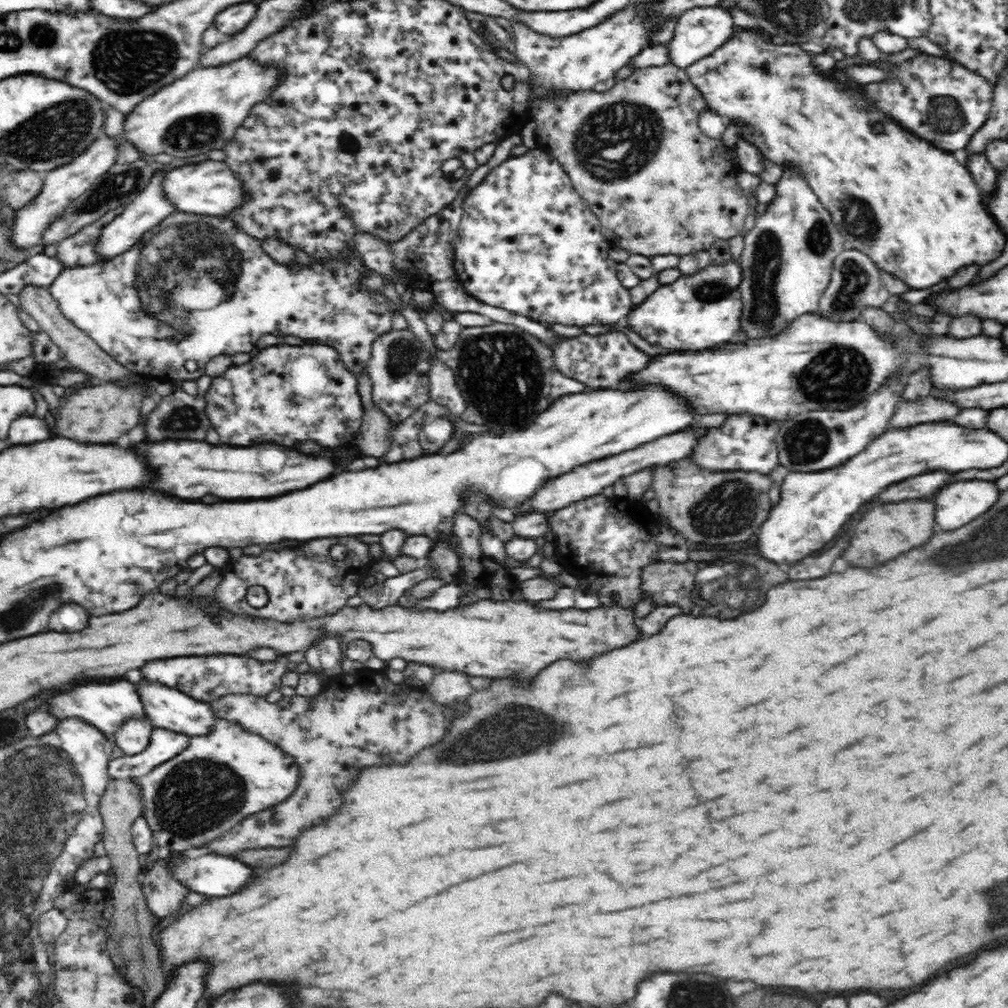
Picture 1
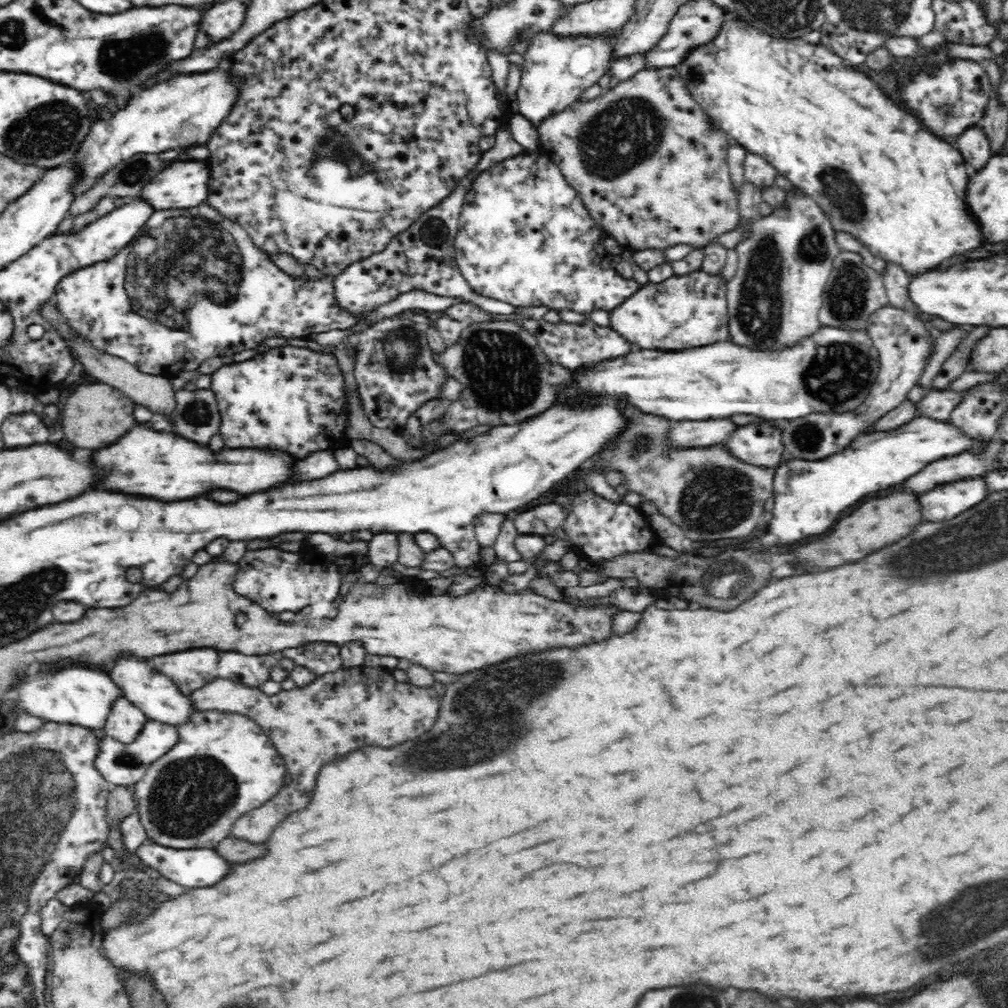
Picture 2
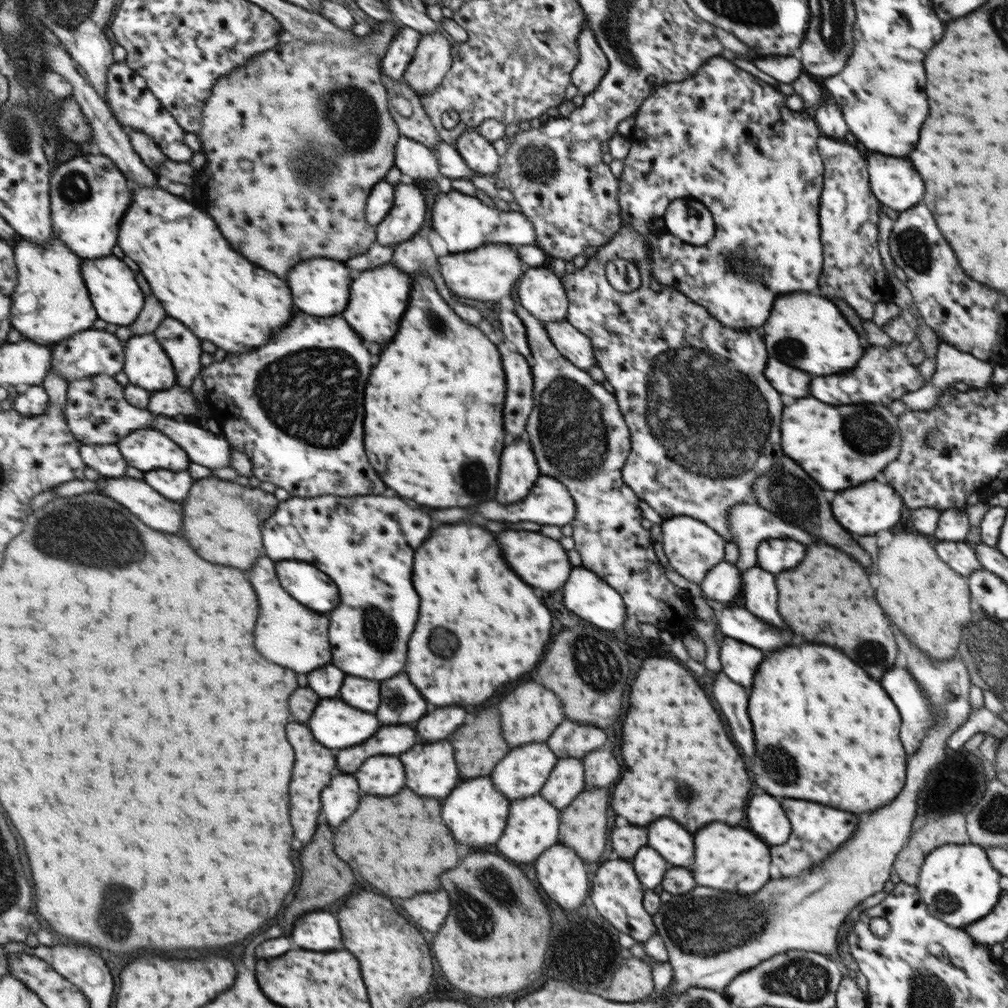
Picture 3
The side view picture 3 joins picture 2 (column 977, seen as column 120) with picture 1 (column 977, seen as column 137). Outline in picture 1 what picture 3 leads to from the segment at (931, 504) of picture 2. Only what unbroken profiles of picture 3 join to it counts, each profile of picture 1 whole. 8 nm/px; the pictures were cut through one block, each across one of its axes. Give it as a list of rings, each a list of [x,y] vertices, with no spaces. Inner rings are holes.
[[[958,480],[936,494],[936,524],[942,530],[956,530],[984,514],[996,500],[998,490],[994,482]]]

